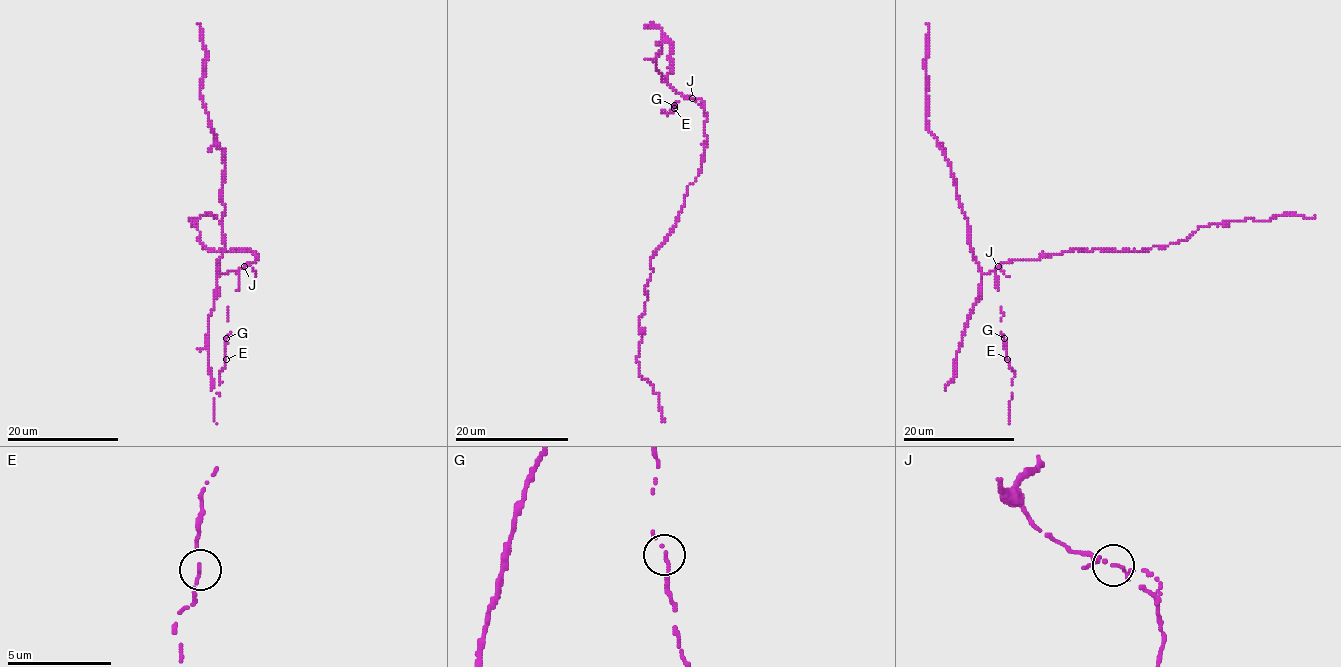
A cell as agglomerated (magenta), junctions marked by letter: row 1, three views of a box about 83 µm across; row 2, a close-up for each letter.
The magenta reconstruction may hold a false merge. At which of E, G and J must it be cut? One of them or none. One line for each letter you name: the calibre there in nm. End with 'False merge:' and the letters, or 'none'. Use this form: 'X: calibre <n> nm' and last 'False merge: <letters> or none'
False merge: none

